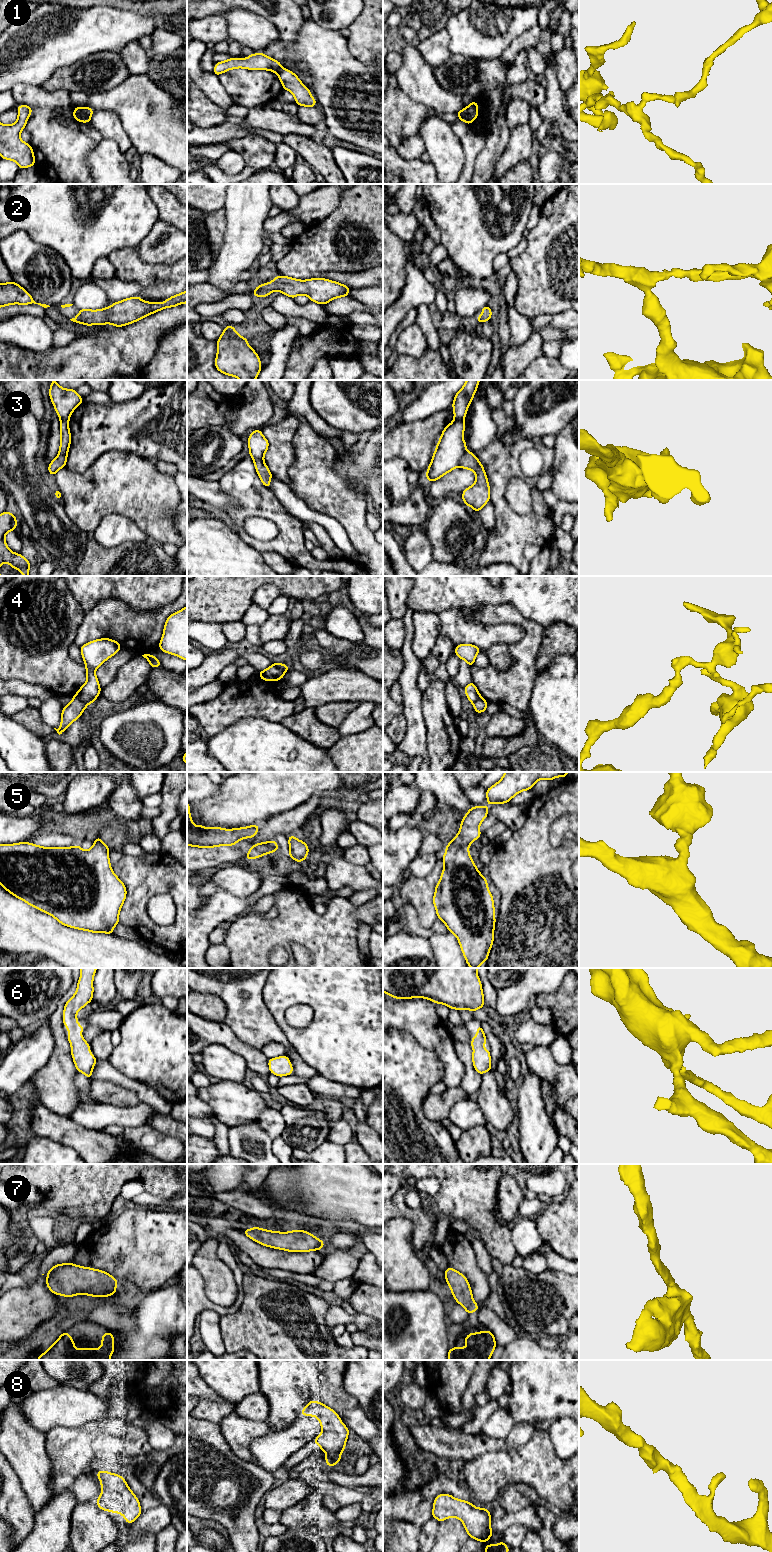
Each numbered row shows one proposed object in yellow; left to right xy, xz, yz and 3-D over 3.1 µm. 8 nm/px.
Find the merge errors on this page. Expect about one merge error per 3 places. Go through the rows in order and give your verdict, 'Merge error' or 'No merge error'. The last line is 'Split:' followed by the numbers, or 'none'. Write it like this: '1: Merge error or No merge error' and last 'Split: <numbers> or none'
1: Merge error
2: No merge error
3: Merge error
4: Merge error
5: No merge error
6: No merge error
7: No merge error
8: No merge error
Split: 1, 3, 4

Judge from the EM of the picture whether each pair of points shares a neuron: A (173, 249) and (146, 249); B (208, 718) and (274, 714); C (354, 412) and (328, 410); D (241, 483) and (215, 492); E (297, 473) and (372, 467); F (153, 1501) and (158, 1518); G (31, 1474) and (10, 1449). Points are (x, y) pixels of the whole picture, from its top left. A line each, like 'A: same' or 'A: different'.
A: same
B: same
C: same
D: different
E: different
F: different
G: same

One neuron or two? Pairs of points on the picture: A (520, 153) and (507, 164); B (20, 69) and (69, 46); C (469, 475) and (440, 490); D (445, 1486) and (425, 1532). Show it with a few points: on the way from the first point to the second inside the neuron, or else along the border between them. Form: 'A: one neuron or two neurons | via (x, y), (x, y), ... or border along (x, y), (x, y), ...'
A: one neuron | via (517, 154), (510, 161)
B: one neuron | via (32, 57), (43, 46), (57, 46)
C: one neuron | via (462, 478), (447, 485)
D: two neurons | border along (431, 1516), (421, 1527)

